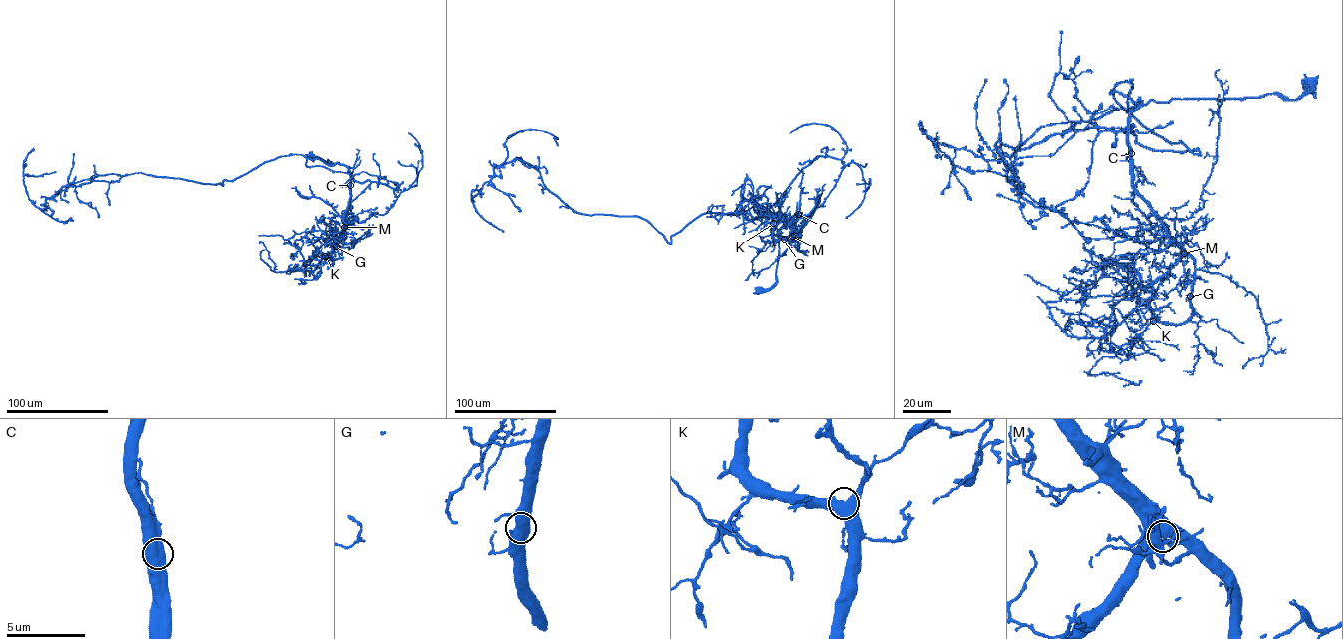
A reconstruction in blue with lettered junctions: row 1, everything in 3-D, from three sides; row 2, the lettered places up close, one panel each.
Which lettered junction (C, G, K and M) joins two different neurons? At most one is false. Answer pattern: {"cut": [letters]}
{"cut": []}

